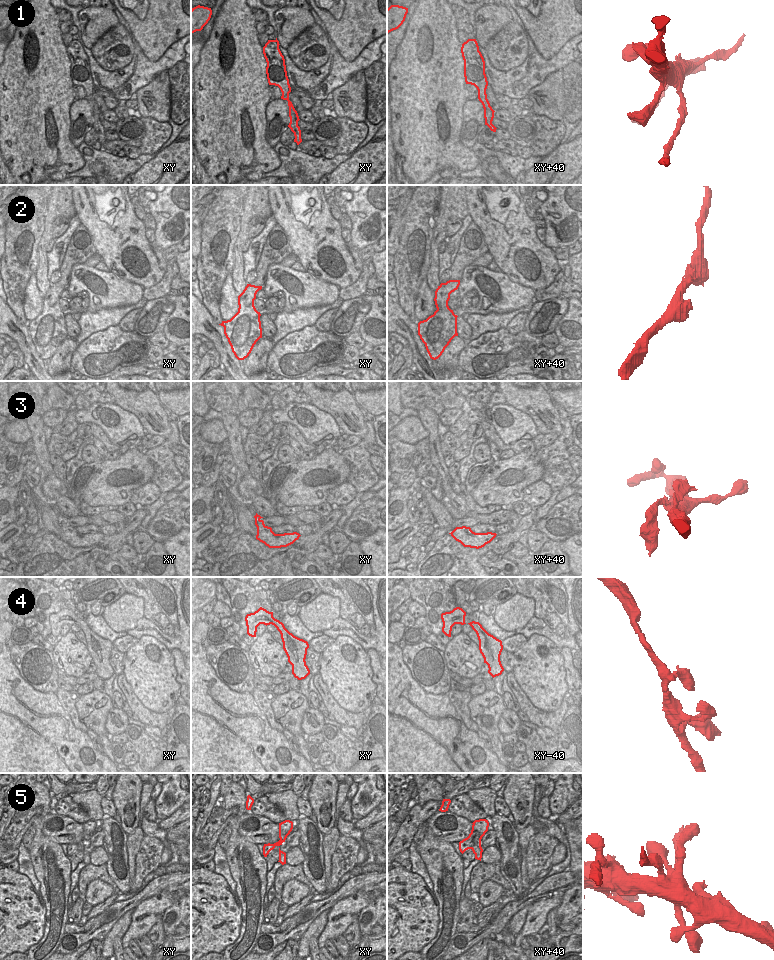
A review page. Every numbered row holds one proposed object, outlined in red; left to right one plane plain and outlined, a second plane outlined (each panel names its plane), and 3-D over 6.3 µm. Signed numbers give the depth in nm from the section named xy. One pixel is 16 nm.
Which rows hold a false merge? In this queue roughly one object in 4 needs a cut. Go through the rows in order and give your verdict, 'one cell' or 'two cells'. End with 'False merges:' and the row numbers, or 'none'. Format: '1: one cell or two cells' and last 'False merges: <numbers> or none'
1: two cells
2: one cell
3: one cell
4: one cell
5: one cell
False merges: 1

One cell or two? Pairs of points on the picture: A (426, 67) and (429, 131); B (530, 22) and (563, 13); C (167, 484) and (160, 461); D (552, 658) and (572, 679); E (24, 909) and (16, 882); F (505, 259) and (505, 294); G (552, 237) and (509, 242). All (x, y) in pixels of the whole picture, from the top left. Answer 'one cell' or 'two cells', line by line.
A: one cell
B: one cell
C: one cell
D: two cells
E: one cell
F: two cells
G: two cells

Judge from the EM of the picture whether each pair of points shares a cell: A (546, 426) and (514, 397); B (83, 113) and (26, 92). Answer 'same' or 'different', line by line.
A: same
B: different

